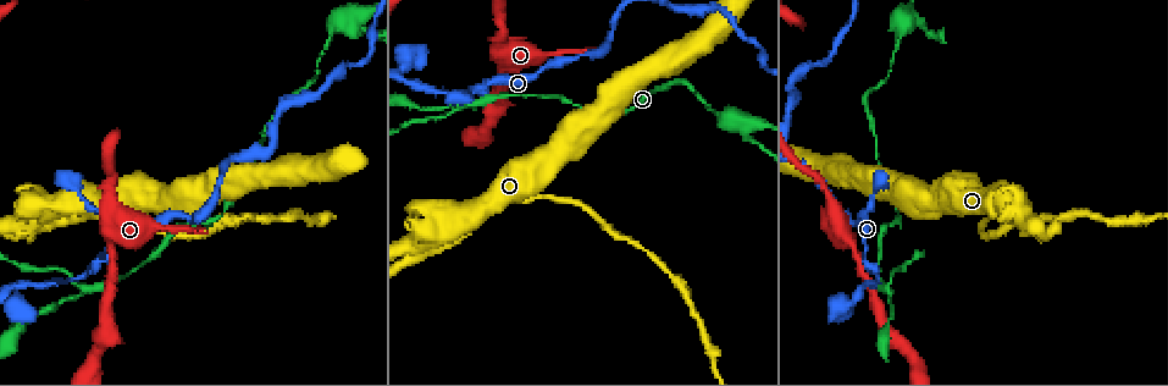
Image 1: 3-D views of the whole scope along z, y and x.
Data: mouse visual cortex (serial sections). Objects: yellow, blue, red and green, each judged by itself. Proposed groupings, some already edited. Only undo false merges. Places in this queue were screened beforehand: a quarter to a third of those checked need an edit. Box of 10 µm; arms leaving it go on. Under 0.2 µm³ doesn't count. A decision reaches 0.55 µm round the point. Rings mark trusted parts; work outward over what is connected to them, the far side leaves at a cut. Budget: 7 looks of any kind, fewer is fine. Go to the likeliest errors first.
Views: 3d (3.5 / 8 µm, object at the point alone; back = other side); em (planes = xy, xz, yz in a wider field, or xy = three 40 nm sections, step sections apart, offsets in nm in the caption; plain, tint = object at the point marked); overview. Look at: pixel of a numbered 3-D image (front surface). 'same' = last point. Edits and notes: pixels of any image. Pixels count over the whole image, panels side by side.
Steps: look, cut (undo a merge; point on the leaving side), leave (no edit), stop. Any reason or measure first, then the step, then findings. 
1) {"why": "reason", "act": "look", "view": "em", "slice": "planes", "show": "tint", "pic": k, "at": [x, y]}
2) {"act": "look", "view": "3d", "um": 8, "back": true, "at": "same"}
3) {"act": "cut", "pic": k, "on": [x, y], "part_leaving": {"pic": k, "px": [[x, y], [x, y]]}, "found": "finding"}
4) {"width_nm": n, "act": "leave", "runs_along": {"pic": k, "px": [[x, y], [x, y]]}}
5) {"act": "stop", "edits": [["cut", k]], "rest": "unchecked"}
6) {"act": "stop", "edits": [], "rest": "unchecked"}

{"why": "three arms meet", "act": "look", "view": "3d", "um": 3.5, "pic": 1, "at": [888, 289]}

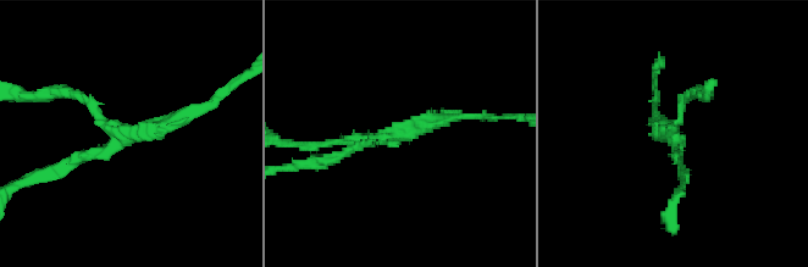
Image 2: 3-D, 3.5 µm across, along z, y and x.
{"arms": 3, "arm_widths_nm": [100, 150, 150], "why": "shape alone is not enough", "act": "look", "view": "em", "slice": "xy", "step": 2, "show": "tint", "pic": 2, "at": [119, 135]}

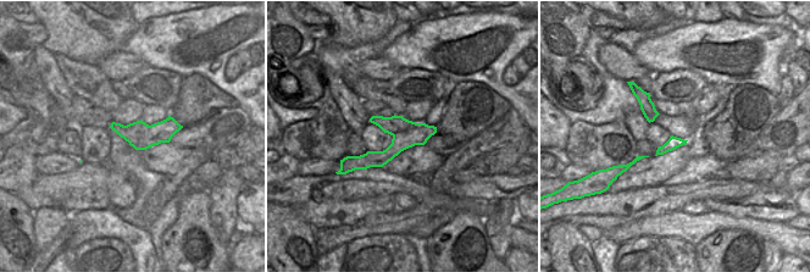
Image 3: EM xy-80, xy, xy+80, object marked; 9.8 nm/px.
{"act": "look", "view": "em", "slice": "planes", "show": "tint", "at": "same"}

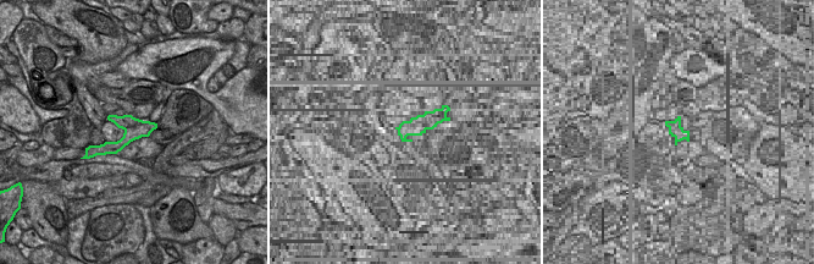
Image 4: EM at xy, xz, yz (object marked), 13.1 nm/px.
{"act": "cut", "pic": 2, "on": [76, 94], "found": "a second cell is stuck on"}

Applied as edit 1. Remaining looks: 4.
{"why": "thin arm on a thick one", "act": "look", "view": "3d", "um": 3.5, "pic": 1, "at": [749, 138]}

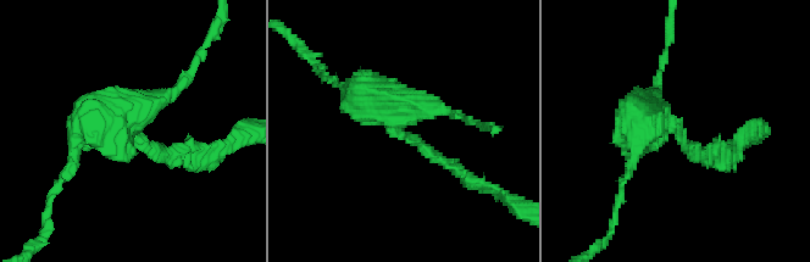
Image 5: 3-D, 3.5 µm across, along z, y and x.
{"arms": 3, "arm_widths_nm": [150, 250, 450], "act": "look", "view": "em", "slice": "xy", "step": 1, "show": "tint", "pic": 5, "at": [127, 127]}

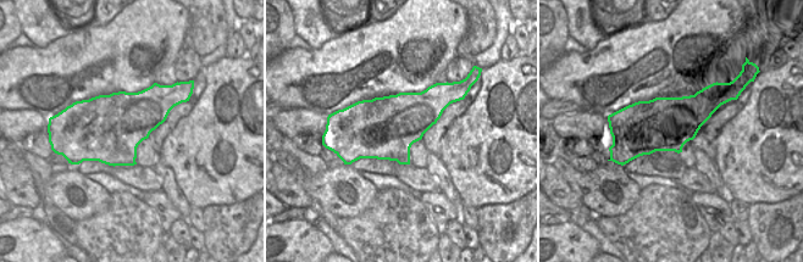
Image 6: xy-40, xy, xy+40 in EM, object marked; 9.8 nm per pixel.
{"act": "cut", "pic": 5, "on": [433, 154], "part_leaving": {"pic": 5, "px": [[401, 135], [450, 163], [458, 177]]}, "found": "two cells meet here"}

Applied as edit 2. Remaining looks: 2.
{"why": "see it whole again", "act": "look", "view": "overview"}

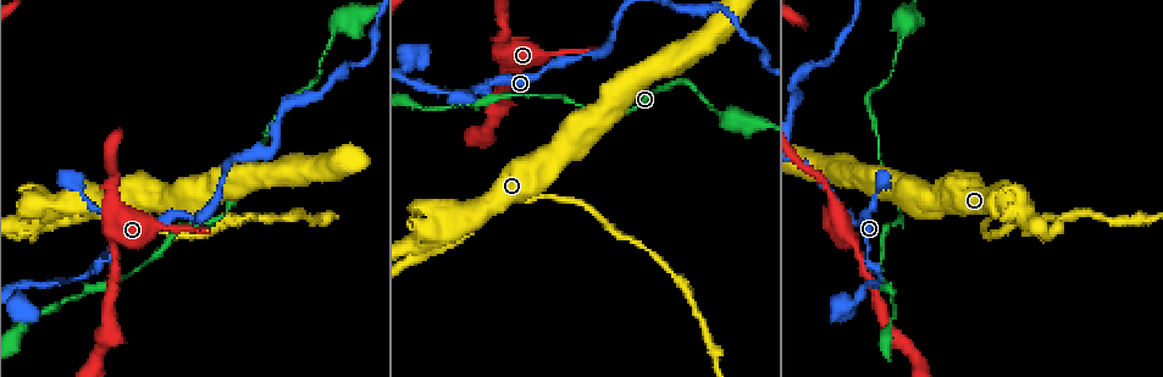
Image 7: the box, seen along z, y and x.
{"why": "a narrow waist", "act": "look", "view": "3d", "um": 3.5, "back": true, "pic": 7, "at": [190, 220]}

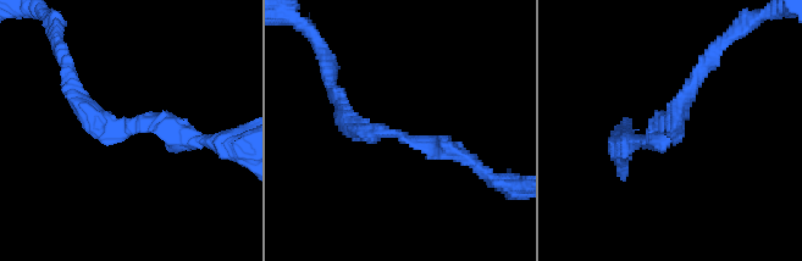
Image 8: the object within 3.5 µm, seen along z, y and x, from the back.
{"arm_widths_nm": [250, 250], "act": "leave", "runs_along": {"pic": 8, "px": [[199, 139], [165, 123], [109, 132], [72, 87]]}, "found": "all the same cell"}

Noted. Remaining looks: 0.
{"act": "stop", "edits": [["cut", 2], ["cut", 5]], "rest": "unchecked"}

